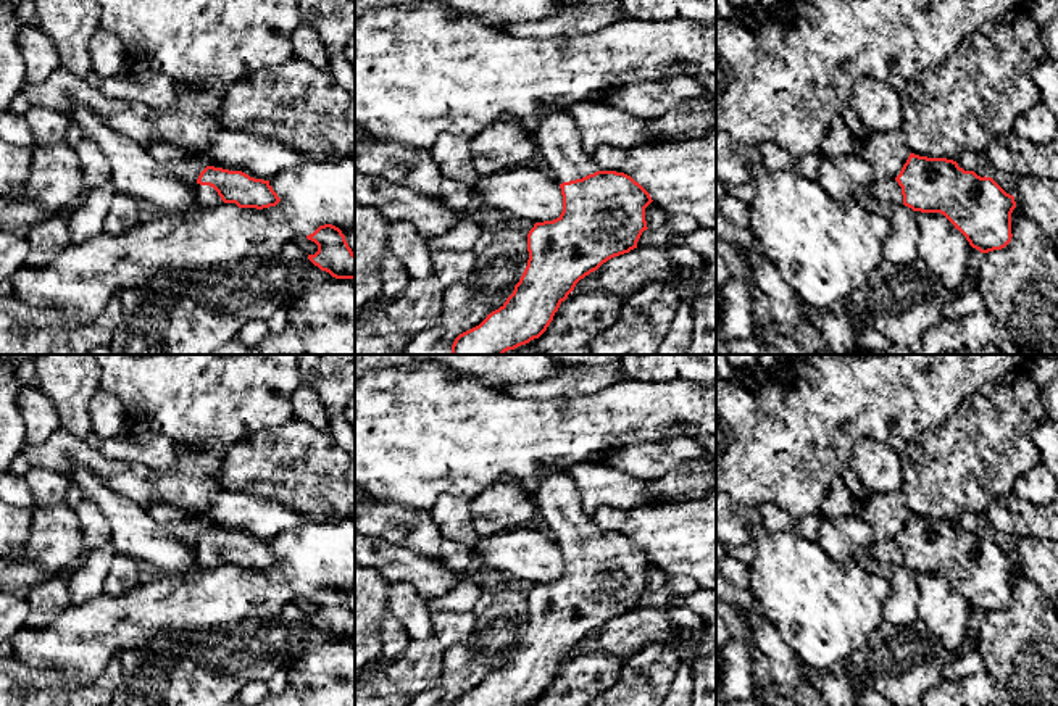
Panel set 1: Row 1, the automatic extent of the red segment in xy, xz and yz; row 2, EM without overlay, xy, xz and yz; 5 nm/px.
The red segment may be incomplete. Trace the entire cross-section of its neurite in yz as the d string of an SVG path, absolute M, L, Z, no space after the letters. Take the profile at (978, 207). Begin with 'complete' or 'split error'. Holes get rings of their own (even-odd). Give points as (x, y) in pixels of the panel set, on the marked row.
split error | M910 153L897 177L877 177L855 190L861 203L876 198L921 213L940 213L981 253L1011 242L1014 197L992 177L964 171L956 161Z

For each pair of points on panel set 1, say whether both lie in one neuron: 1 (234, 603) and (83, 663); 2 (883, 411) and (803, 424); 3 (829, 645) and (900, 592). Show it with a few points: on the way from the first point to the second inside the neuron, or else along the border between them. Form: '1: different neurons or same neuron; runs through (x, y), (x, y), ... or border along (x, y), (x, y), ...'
1: same neuron; runs through (197, 603), (157, 603), (141, 610), (120, 626)
2: same neuron; runs through (863, 413), (823, 413)
3: different neurons; border along (881, 574), (891, 587), (883, 606), (884, 619)

